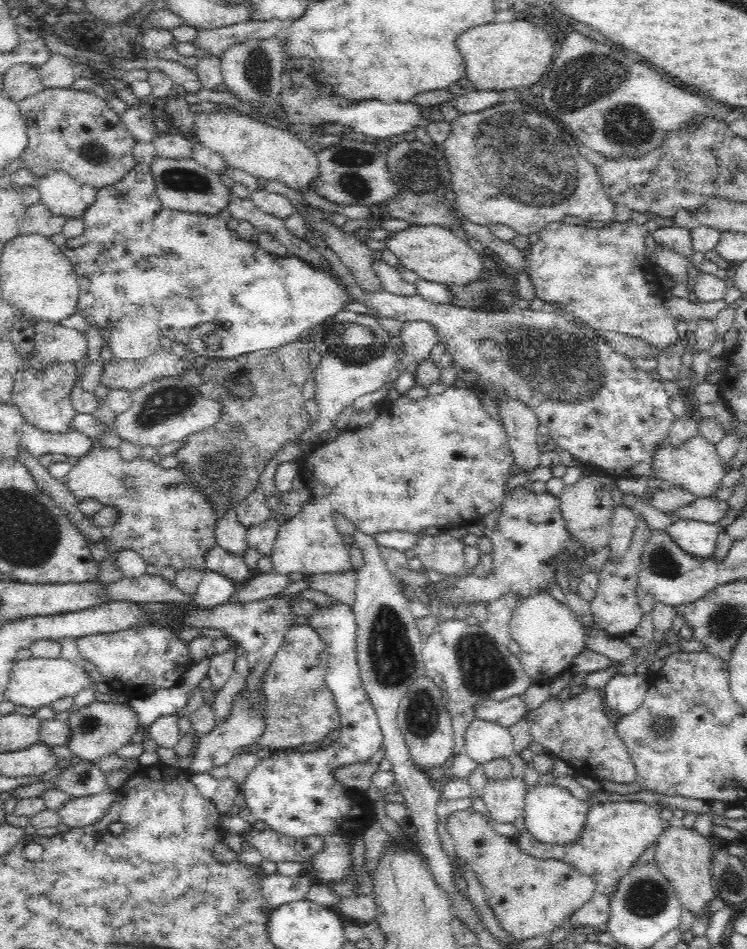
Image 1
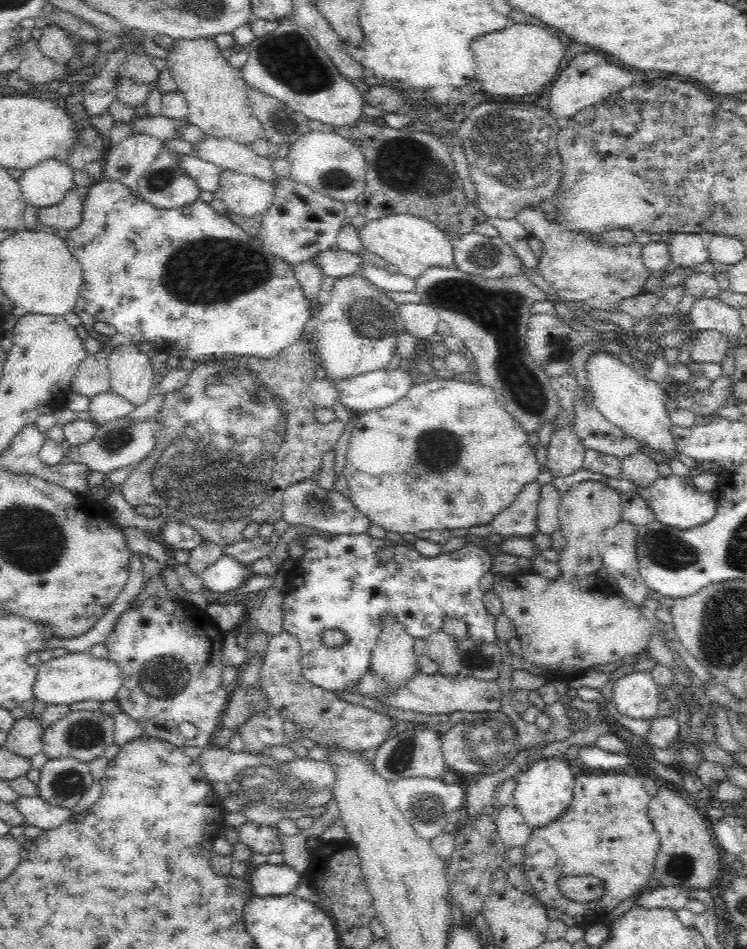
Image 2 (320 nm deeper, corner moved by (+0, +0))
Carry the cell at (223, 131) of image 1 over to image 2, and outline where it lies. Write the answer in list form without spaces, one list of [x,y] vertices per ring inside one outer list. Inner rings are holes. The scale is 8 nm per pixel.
[[[215,38],[176,39],[167,51],[167,70],[188,102],[188,123],[198,126],[210,136],[228,137],[242,144],[250,145],[252,140],[264,138],[262,125],[248,99],[248,87],[243,74],[221,55],[222,50],[216,45]]]

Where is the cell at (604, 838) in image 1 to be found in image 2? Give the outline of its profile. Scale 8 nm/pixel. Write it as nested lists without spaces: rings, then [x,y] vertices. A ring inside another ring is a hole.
[[[576,770],[573,783],[574,783],[573,796],[572,796],[572,801],[570,802],[570,805],[568,805],[568,808],[566,808],[566,810],[564,810],[564,812],[562,812],[562,814],[560,814],[560,817],[554,818],[554,820],[552,820],[552,822],[550,822],[550,824],[546,824],[546,826],[542,826],[538,829],[533,829],[532,834],[530,835],[529,841],[524,846],[523,865],[525,868],[525,874],[528,877],[528,880],[530,880],[530,882],[531,882],[531,886],[534,887],[537,898],[541,901],[541,903],[543,905],[545,905],[546,907],[549,907],[549,908],[553,908],[559,912],[565,912],[566,914],[569,914],[570,916],[572,916],[572,918],[574,918],[574,920],[576,920],[577,924],[589,927],[591,924],[594,924],[596,922],[600,922],[602,920],[602,918],[604,918],[604,916],[606,916],[612,909],[615,908],[615,906],[618,906],[618,903],[621,903],[623,900],[626,900],[628,897],[631,897],[634,893],[642,894],[646,890],[651,891],[651,890],[658,889],[659,887],[664,887],[664,886],[659,886],[659,884],[657,884],[657,880],[655,880],[654,875],[653,875],[653,872],[655,871],[655,860],[656,860],[657,854],[659,853],[659,850],[660,850],[660,839],[661,838],[660,838],[660,835],[655,832],[653,822],[651,821],[651,818],[648,816],[648,809],[647,808],[648,808],[649,801],[651,800],[652,797],[644,789],[644,786],[642,785],[642,781],[640,781],[640,777],[628,775],[627,773],[616,773],[616,774],[612,774],[612,773],[602,773],[602,774],[588,773],[588,774],[585,774],[585,773],[582,773],[580,770]],[[575,876],[594,876],[594,877],[600,879],[600,881],[602,881],[602,885],[604,885],[604,894],[602,894],[602,896],[600,896],[600,898],[598,898],[596,900],[592,900],[590,902],[580,902],[580,901],[575,901],[575,900],[566,898],[560,892],[559,880],[561,878],[575,877]]]

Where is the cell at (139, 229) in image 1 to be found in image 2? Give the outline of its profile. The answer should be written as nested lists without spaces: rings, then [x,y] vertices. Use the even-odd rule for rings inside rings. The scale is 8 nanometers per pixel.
[[[106,179],[92,184],[83,201],[85,203],[82,222],[76,228],[69,230],[64,238],[69,251],[81,264],[83,273],[82,286],[73,314],[80,318],[82,328],[85,328],[86,332],[88,332],[87,336],[98,340],[104,346],[113,348],[118,347],[118,344],[128,345],[128,342],[147,340],[147,342],[152,342],[156,348],[161,348],[161,352],[165,352],[170,356],[179,356],[179,358],[190,358],[190,360],[196,360],[196,362],[220,361],[220,358],[230,359],[230,356],[256,356],[256,358],[266,360],[266,358],[272,358],[278,352],[282,352],[286,346],[294,344],[300,338],[305,325],[312,323],[313,305],[304,297],[291,265],[274,254],[270,255],[262,247],[259,238],[250,237],[235,222],[230,220],[229,214],[220,214],[214,211],[206,201],[196,199],[194,202],[186,204],[186,206],[170,210],[156,208],[153,204],[133,195],[132,191],[121,182]],[[188,290],[190,290],[190,294],[194,298],[200,300],[198,304],[190,304],[188,306]],[[94,322],[112,324],[117,330],[117,335],[114,337],[98,335],[92,329]]]

